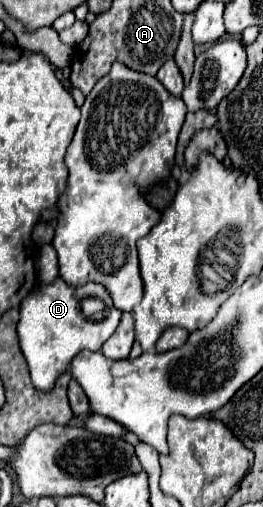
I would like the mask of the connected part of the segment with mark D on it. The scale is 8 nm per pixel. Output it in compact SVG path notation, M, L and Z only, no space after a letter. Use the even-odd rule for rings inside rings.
M56 278L52 284L38 284L22 302L20 302L20 320L18 320L18 340L20 350L28 362L30 378L34 388L48 392L56 378L66 372L72 358L82 350L100 350L100 346L112 336L120 322L122 312L114 308L108 290L102 284L86 282L78 288L68 286L62 278ZM98 298L104 302L104 318L90 322L82 312L82 300Z

